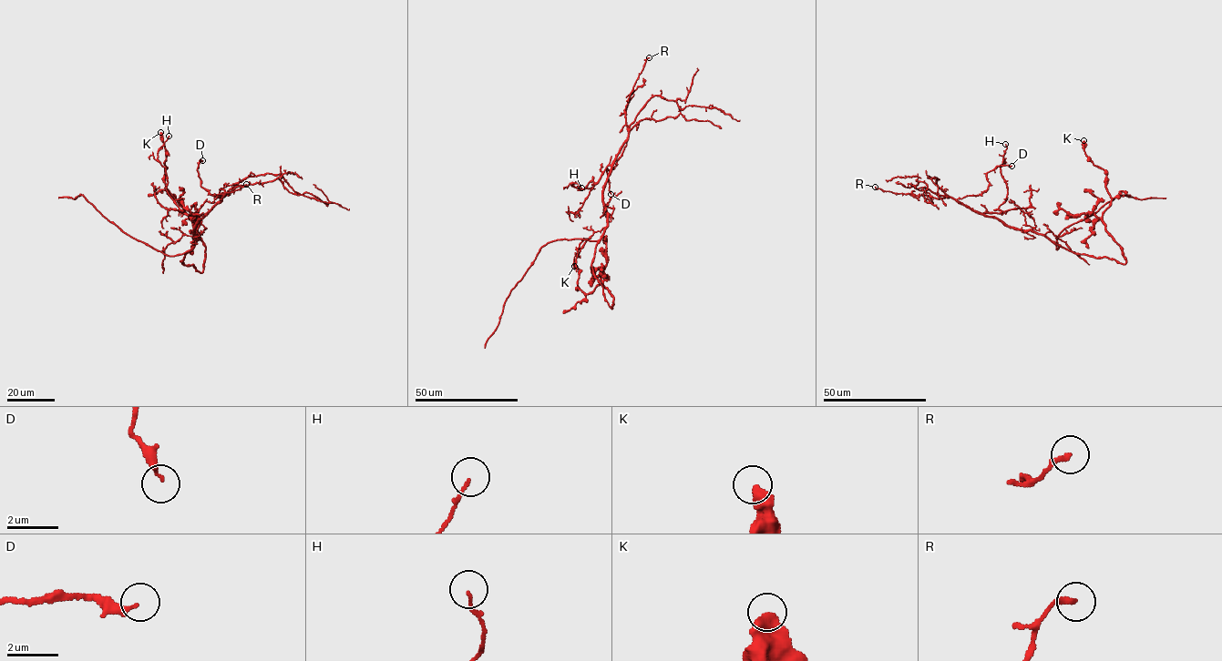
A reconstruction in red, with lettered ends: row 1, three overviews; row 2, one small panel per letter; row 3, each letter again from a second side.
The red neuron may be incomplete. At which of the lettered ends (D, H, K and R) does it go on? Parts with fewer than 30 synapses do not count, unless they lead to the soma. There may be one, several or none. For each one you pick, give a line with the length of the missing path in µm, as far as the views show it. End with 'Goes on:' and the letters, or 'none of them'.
Goes on: none of them

